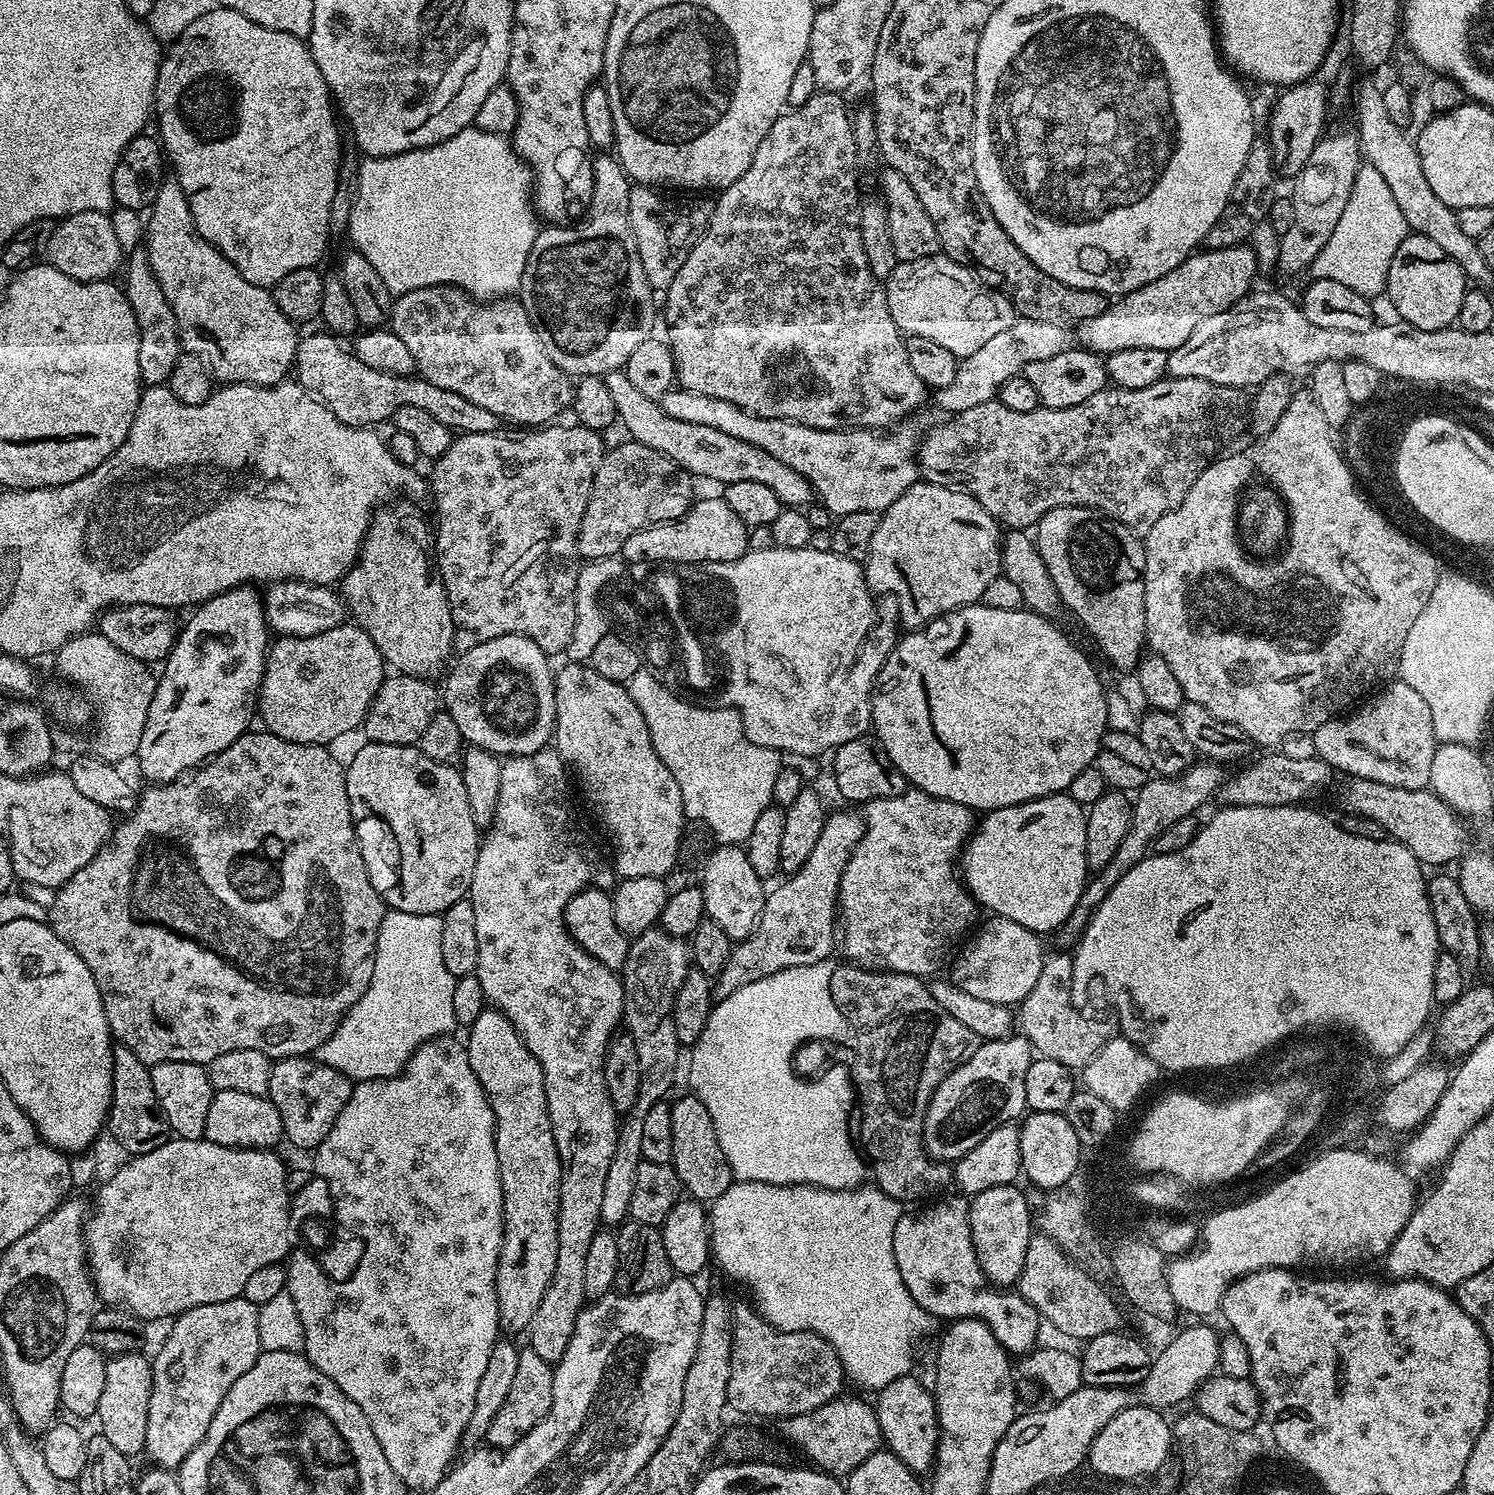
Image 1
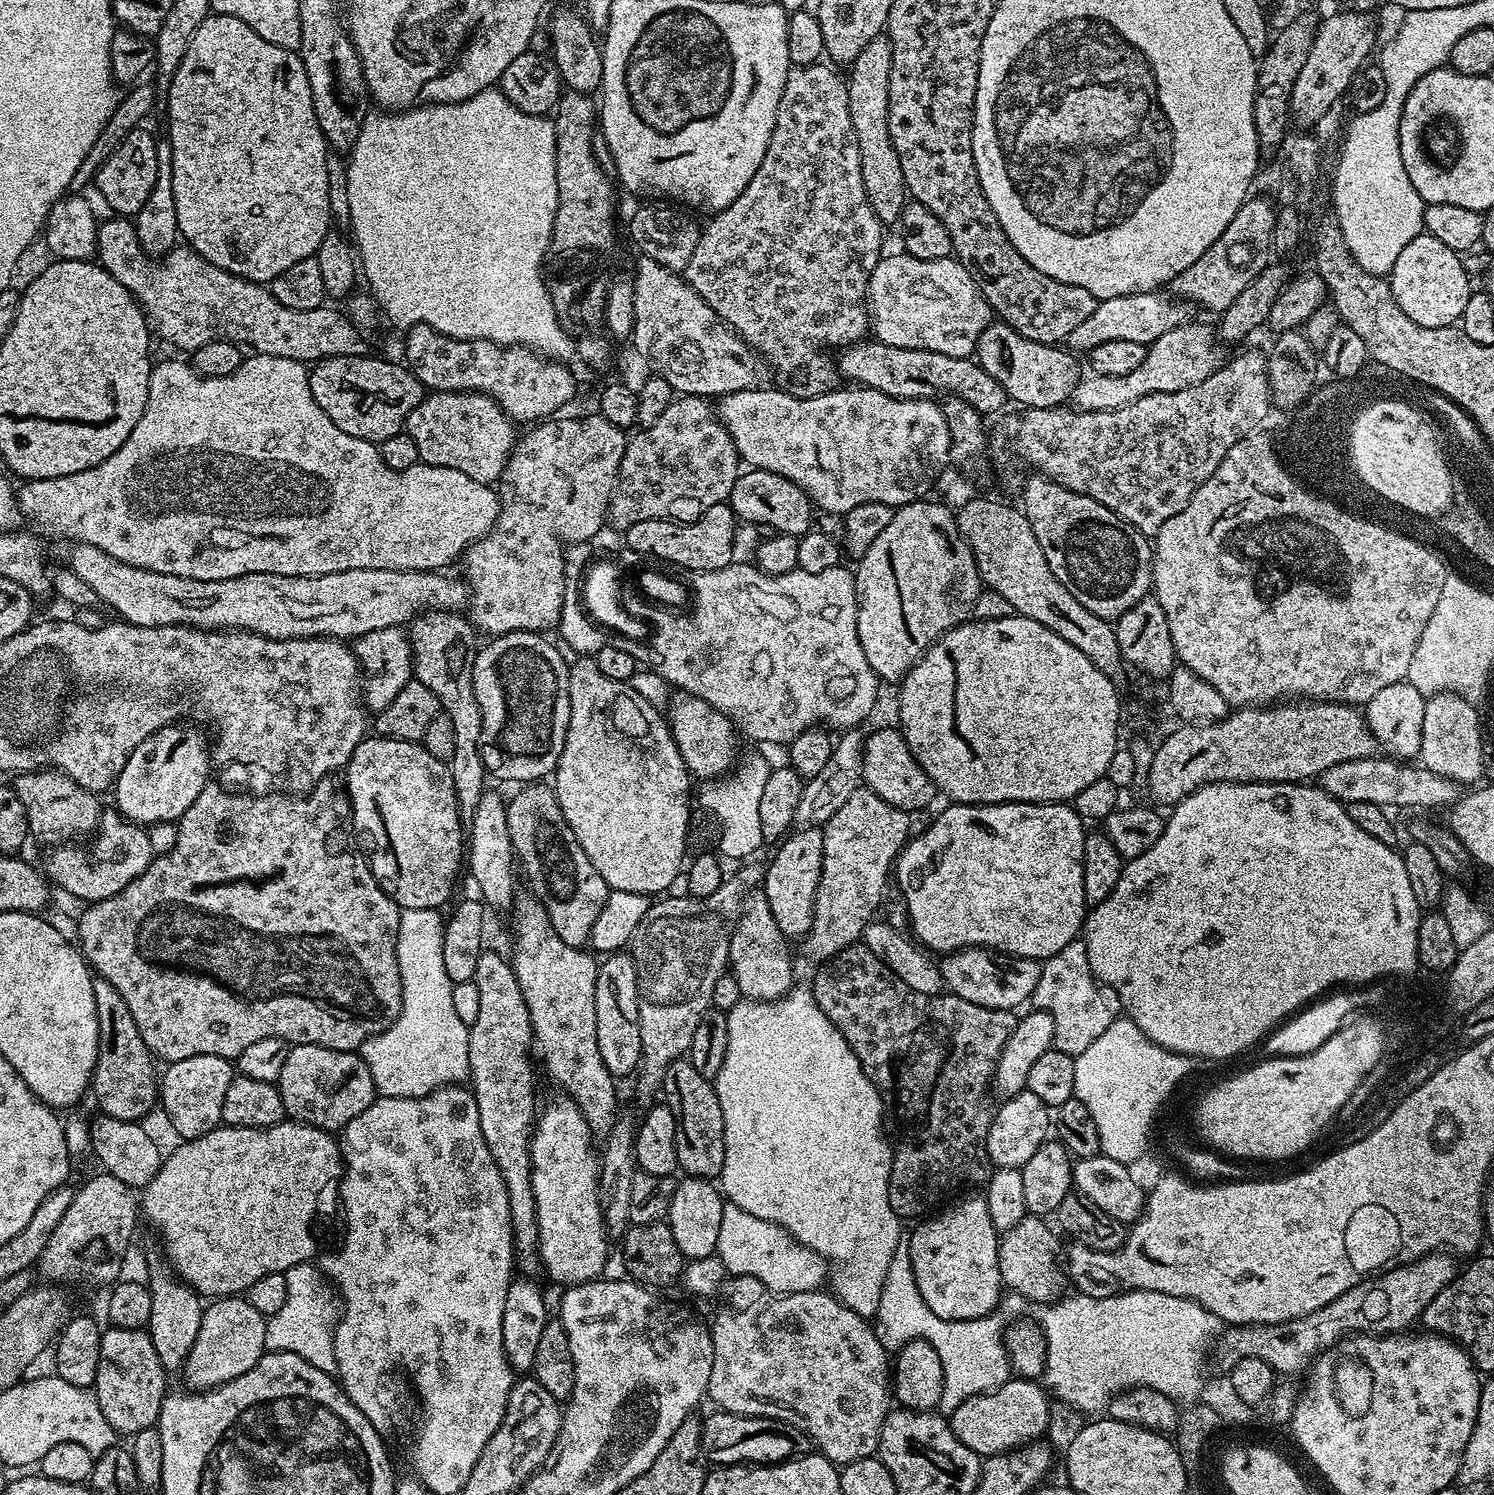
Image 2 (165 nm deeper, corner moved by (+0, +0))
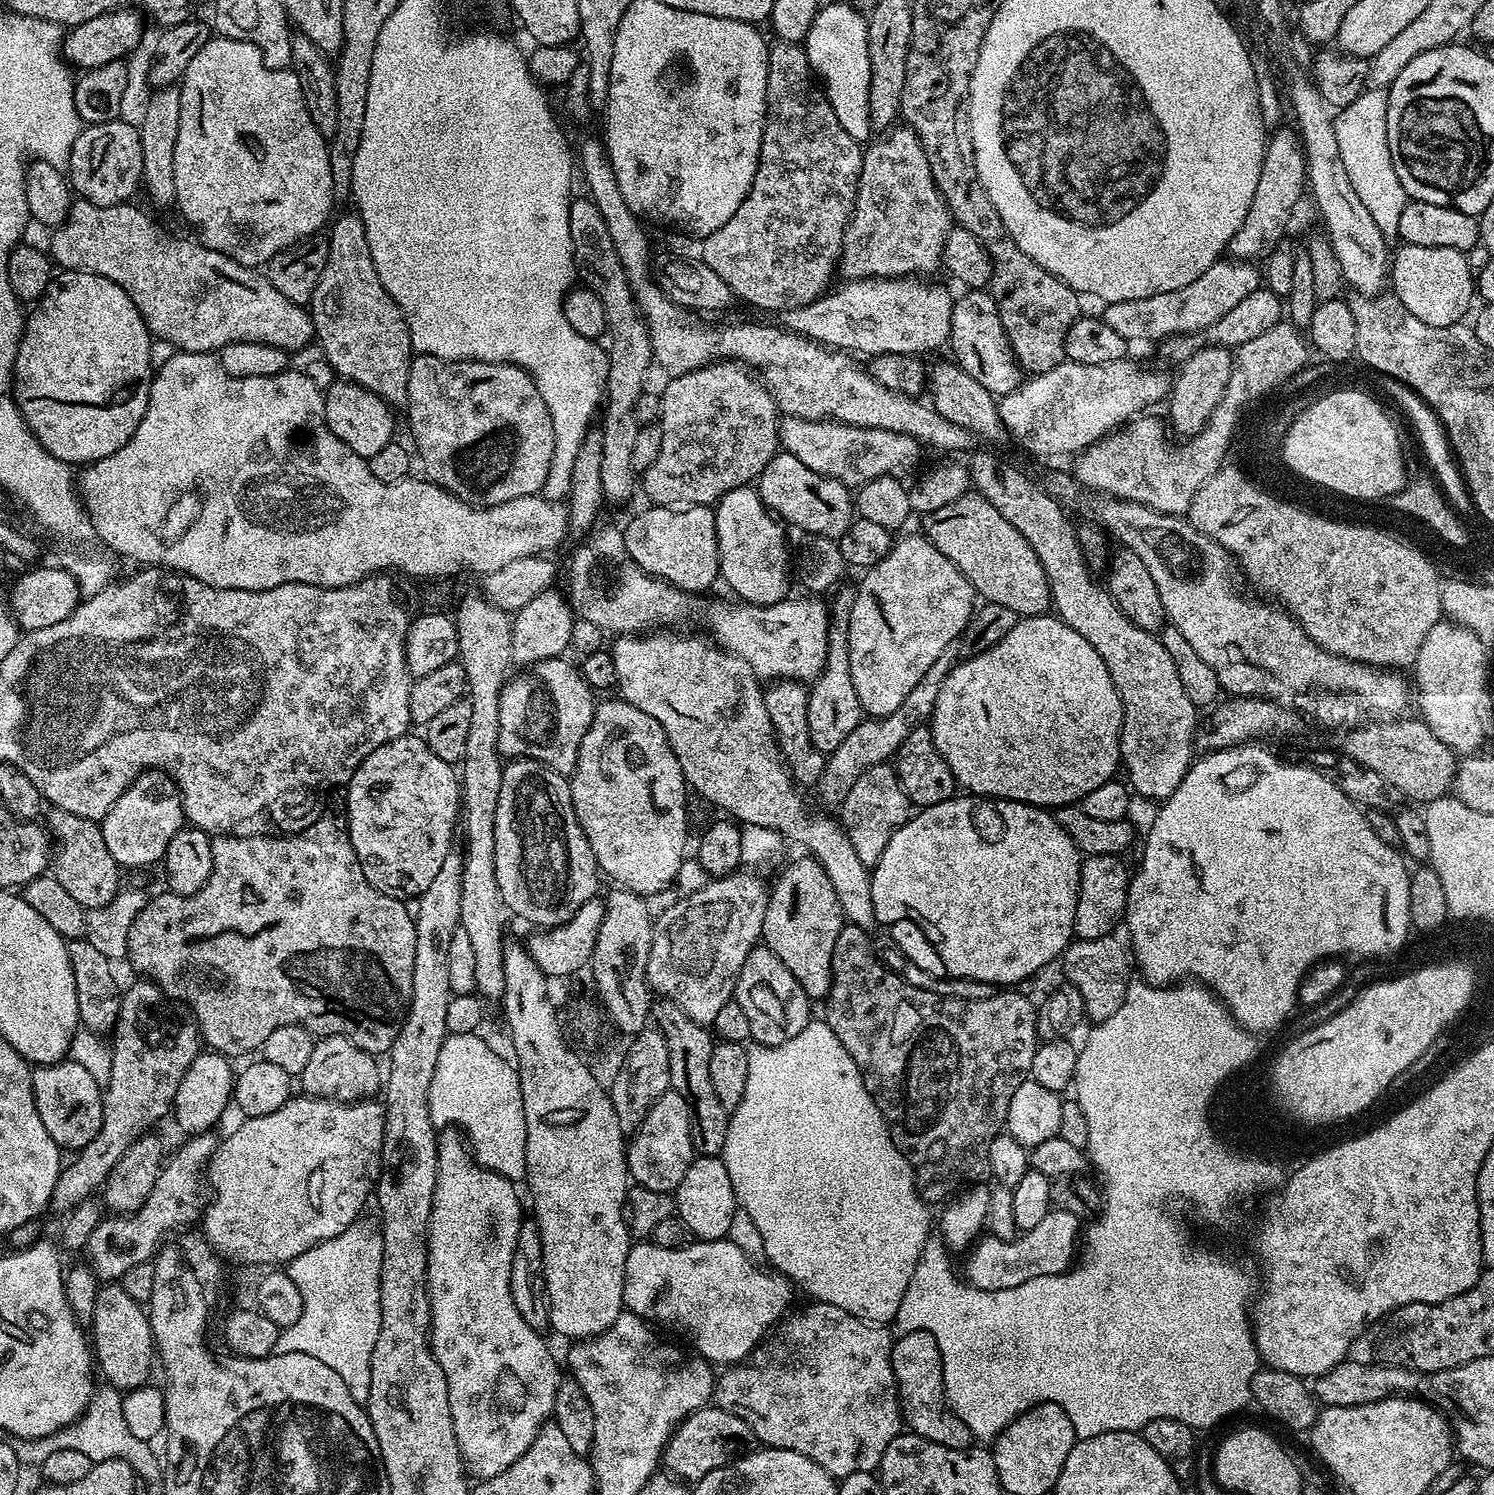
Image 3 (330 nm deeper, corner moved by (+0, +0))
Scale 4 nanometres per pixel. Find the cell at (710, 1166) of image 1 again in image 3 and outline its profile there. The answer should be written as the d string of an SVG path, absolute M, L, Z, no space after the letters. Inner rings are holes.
M653 997L649 1012L651 1021L660 1029L667 1042L670 1058L669 1087L689 1103L693 1149L702 1156L720 1156L728 1133L728 1113L711 1085L709 1062L714 1043L713 1035L703 1026L693 1022L678 1005L668 997Z

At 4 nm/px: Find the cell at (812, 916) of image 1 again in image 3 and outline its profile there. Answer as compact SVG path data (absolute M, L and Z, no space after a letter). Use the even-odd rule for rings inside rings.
M885 762L870 766L850 786L850 794L838 805L838 819L844 833L850 838L850 846L854 846L854 854L869 866L874 866L878 858L886 850L886 842L908 821L910 801L896 776L896 769Z

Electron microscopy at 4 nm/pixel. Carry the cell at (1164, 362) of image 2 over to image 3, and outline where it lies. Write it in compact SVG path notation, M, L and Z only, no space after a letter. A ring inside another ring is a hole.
M1125 358L1106 366L1086 366L1082 362L1065 359L1064 363L1054 366L1054 370L1046 370L1025 379L1013 392L999 397L1000 417L1005 433L1009 437L1013 436L1032 456L1071 457L1083 452L1132 417L1151 409L1148 408L1151 404L1169 395L1170 376L1168 378L1166 373L1156 368L1139 368L1130 361Z

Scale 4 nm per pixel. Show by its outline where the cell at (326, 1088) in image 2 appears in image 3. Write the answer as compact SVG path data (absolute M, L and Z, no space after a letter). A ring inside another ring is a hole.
M321 1036L316 1040L314 1050L310 1054L310 1062L306 1062L306 1070L298 1077L305 1093L321 1100L342 1100L351 1102L372 1098L382 1088L382 1068L376 1065L377 1057L373 1053L354 1046L352 1040L345 1036Z

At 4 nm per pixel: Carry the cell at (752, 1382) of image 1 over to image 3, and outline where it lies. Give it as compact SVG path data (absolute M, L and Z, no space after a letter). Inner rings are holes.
M808 1302L808 1305L801 1312L794 1312L785 1315L784 1319L769 1331L763 1341L757 1344L755 1350L748 1355L747 1360L721 1371L724 1372L721 1376L719 1373L714 1384L715 1407L742 1418L742 1422L751 1426L753 1437L761 1445L769 1448L794 1450L798 1454L810 1458L818 1466L822 1466L822 1470L826 1470L834 1478L858 1474L859 1472L876 1472L882 1462L882 1454L886 1454L886 1446L890 1446L890 1442L894 1442L894 1438L899 1436L902 1431L900 1399L896 1397L896 1379L892 1369L893 1333L887 1327L865 1322L857 1316L846 1314L846 1310L838 1310L838 1306L830 1306L829 1304Z

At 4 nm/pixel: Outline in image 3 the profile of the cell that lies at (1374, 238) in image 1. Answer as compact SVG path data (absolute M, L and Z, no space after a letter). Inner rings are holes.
M1369 87L1361 96L1354 98L1350 106L1337 111L1335 125L1338 154L1342 156L1342 163L1346 166L1355 193L1369 210L1382 234L1392 238L1396 236L1398 218L1402 218L1402 210L1410 197L1404 192L1402 182L1398 182L1398 174L1394 174L1394 162L1390 158L1386 134L1387 109L1387 91Z

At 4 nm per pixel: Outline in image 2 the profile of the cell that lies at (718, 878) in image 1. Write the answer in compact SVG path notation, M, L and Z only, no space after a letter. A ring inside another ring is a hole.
M752 890L744 897L744 906L734 934L730 938L728 968L740 987L741 997L749 1000L777 1000L785 992L791 992L792 960L788 957L789 941L778 930L774 914L770 914L770 902L763 891Z

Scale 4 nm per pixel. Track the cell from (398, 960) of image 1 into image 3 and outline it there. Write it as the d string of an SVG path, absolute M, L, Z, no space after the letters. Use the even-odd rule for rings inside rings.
M471 1032L470 1034L447 1035L444 1037L444 1045L440 1050L436 1072L433 1074L432 1085L429 1088L429 1112L432 1124L437 1130L448 1130L455 1126L462 1133L469 1149L470 1155L477 1165L491 1172L502 1174L513 1182L523 1181L526 1177L526 1114L522 1106L522 1086L520 1085L519 1071L511 1063L508 1064L502 1057L496 1056L496 1052L483 1040L483 1035Z

